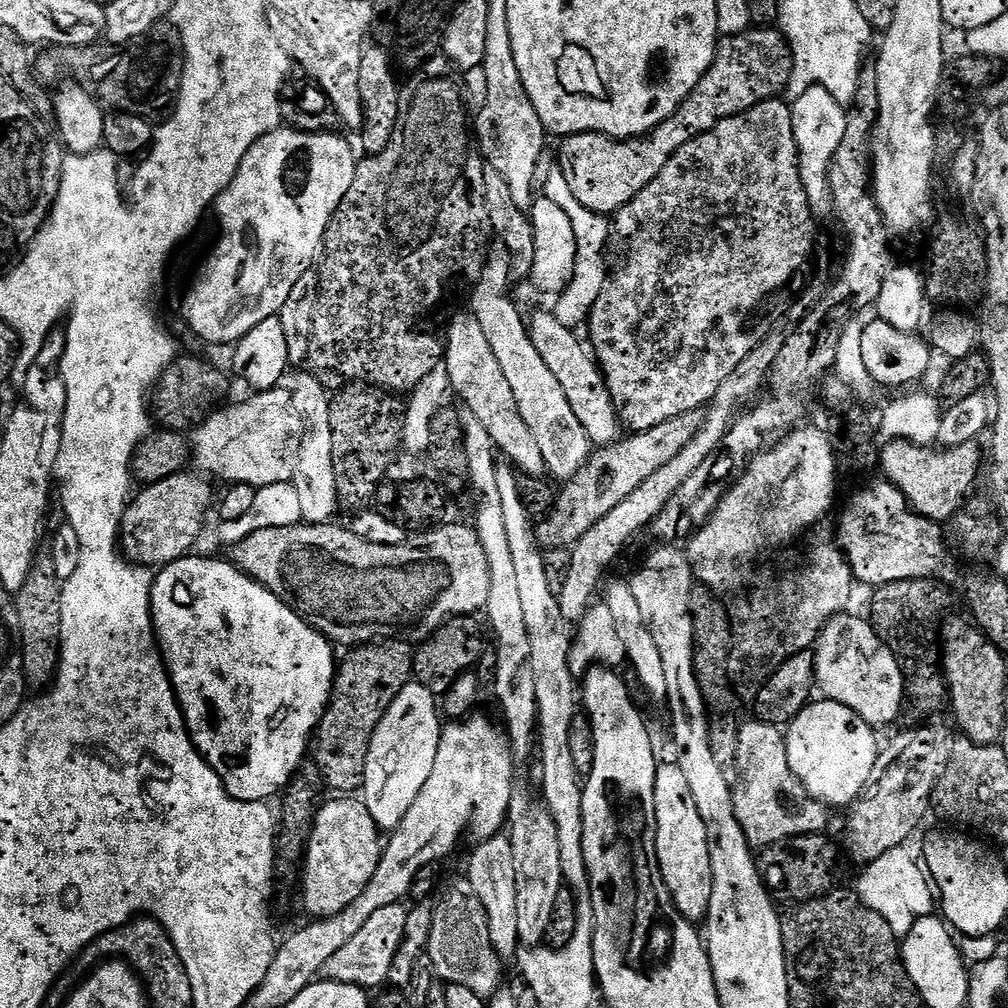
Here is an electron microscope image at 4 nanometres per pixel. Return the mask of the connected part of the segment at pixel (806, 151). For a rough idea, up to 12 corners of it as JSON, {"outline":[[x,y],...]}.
{"outline":[[825,88],[791,101],[813,216],[831,217],[830,166],[845,105]]}

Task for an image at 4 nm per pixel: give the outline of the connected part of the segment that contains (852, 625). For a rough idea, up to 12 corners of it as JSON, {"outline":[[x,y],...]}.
{"outline":[[862,618],[820,632],[816,688],[873,729],[902,716],[904,675]]}

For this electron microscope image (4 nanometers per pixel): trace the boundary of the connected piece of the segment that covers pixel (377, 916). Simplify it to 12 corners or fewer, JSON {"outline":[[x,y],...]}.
{"outline":[[385,906],[326,962],[323,979],[379,989],[409,909]]}

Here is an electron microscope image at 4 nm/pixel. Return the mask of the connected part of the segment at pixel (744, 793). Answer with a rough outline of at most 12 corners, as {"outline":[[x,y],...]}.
{"outline":[[741,723],[734,818],[753,849],[823,833],[785,733]]}

